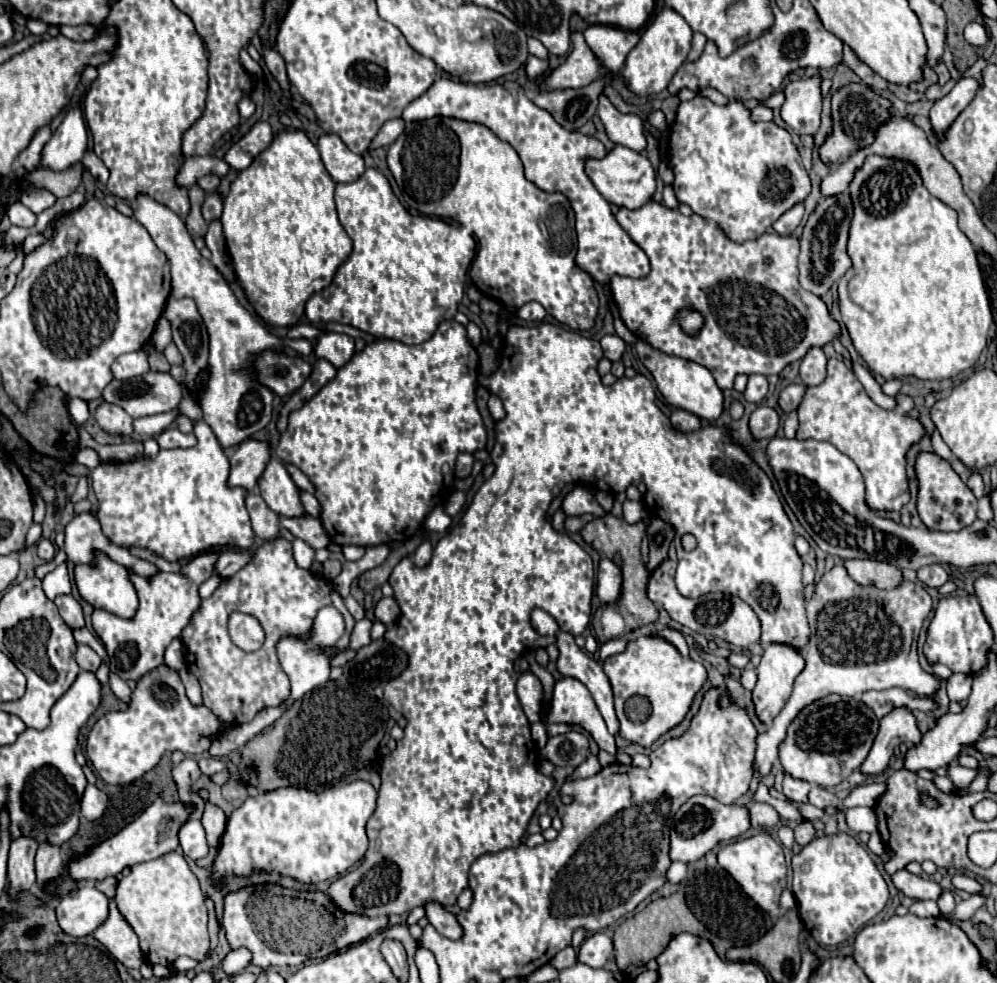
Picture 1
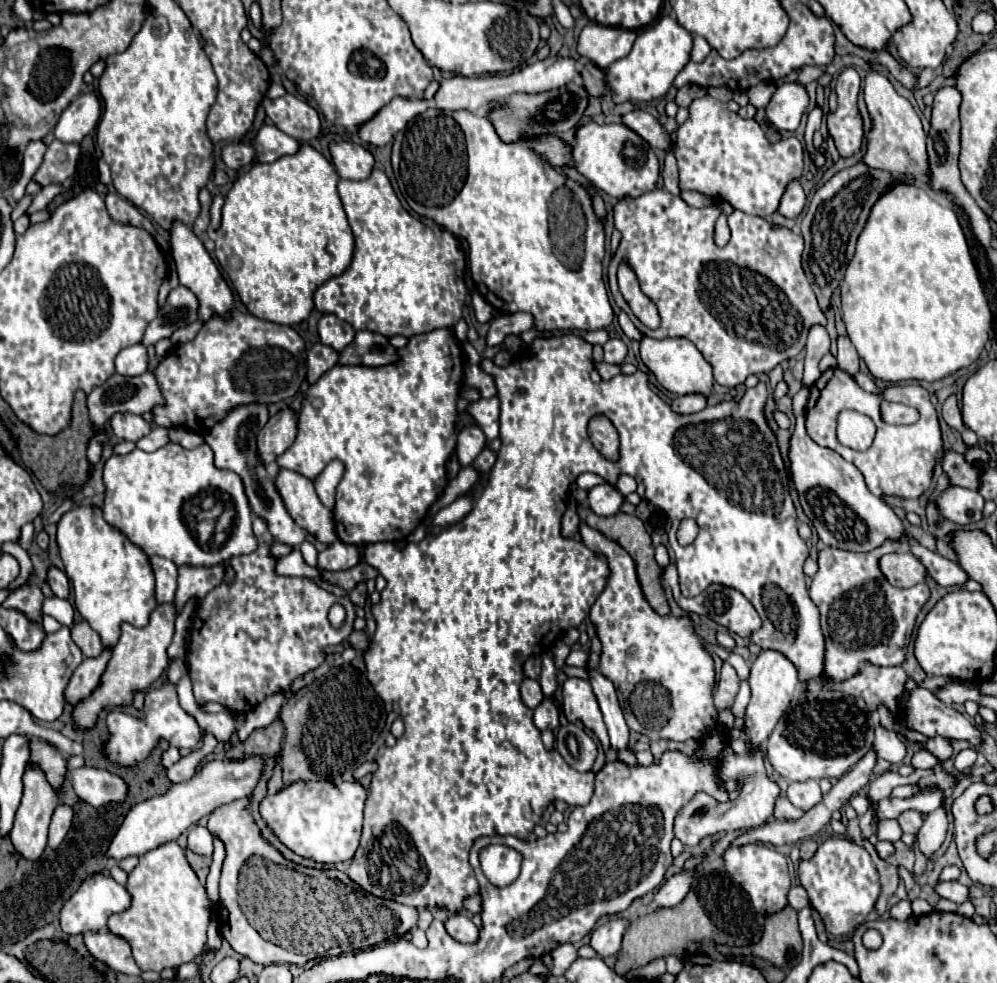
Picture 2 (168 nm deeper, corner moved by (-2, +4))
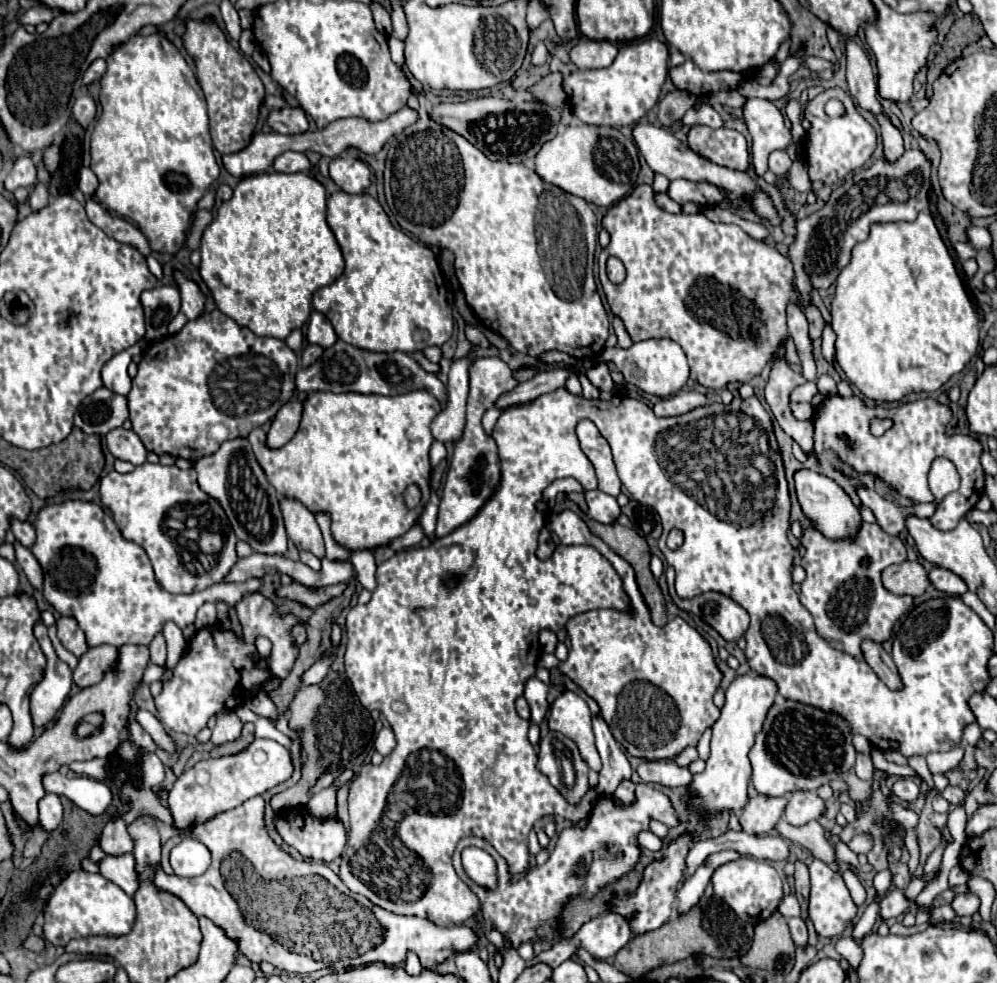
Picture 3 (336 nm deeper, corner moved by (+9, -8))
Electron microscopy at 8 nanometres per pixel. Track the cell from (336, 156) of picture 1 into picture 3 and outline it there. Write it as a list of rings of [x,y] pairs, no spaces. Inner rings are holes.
[[[335,158],[329,164],[331,180],[349,194],[361,194],[371,184],[371,170],[359,158]]]

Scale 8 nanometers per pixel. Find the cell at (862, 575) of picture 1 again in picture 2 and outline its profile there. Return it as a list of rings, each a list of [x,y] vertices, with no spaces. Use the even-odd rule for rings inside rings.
[[[900,550],[894,554],[886,554],[880,560],[880,568],[888,582],[898,588],[910,588],[918,582],[924,582],[926,568],[910,550]]]

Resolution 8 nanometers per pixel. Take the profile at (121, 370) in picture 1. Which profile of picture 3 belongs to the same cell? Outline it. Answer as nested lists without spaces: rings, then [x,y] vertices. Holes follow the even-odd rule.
[[[139,342],[139,344],[131,346],[131,348],[127,348],[125,352],[119,352],[117,356],[113,356],[105,364],[105,368],[101,372],[103,386],[107,386],[109,390],[113,390],[117,394],[125,394],[127,396],[129,390],[131,390],[131,378],[127,374],[127,366],[131,364],[133,354],[135,352],[143,352],[143,348],[145,348],[145,342]]]

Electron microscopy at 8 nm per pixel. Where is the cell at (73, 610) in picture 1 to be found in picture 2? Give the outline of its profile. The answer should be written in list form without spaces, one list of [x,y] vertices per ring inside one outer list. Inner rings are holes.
[[[50,566],[50,568],[48,568],[48,584],[50,584],[52,592],[54,592],[58,598],[68,598],[70,584],[68,584],[66,574],[64,574],[60,568],[56,568],[56,566]]]

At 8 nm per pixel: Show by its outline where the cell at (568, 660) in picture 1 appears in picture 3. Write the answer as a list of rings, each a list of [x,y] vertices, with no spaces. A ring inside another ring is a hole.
[[[601,714],[593,716],[593,732],[597,740],[597,750],[603,760],[603,770],[599,772],[599,784],[597,784],[597,794],[613,794],[617,784],[623,778],[631,778],[633,768],[627,762],[627,756],[623,754],[621,746],[613,738],[609,726],[601,718]]]

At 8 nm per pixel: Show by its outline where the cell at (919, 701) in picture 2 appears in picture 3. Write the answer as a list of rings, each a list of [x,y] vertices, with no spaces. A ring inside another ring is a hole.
[[[869,640],[861,646],[865,652],[865,660],[867,664],[873,668],[873,672],[891,688],[891,690],[901,690],[903,682],[901,676],[897,672],[897,666],[893,662],[893,658],[885,652],[885,648],[881,644],[869,644]]]

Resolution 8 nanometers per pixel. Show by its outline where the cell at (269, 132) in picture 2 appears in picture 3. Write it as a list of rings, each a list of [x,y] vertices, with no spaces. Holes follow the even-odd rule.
[[[283,152],[273,162],[275,172],[295,174],[295,172],[305,172],[307,168],[309,168],[309,160],[303,152]]]

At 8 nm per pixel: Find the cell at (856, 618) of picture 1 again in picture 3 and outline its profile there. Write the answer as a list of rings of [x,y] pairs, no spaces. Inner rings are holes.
[[[863,522],[857,544],[825,540],[817,530],[807,528],[801,536],[805,546],[803,570],[807,572],[801,584],[799,600],[811,612],[817,634],[835,650],[841,650],[857,660],[865,660],[861,644],[865,640],[883,644],[891,640],[895,622],[913,608],[913,596],[895,596],[881,584],[881,570],[907,560],[901,538],[883,532],[877,524]]]

